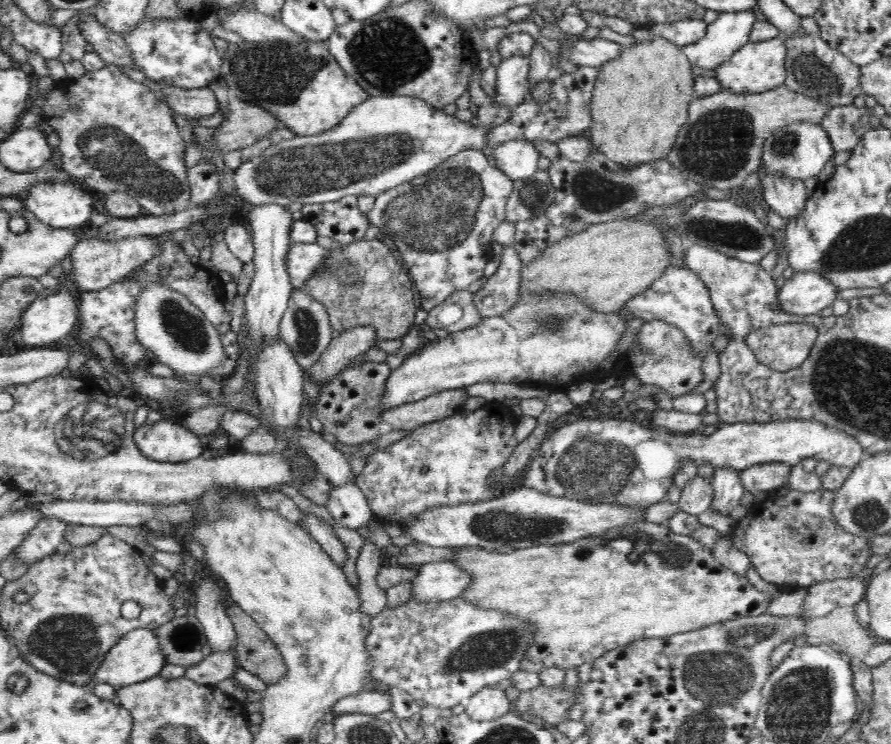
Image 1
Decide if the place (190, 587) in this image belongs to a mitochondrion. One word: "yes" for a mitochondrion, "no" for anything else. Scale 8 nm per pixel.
no

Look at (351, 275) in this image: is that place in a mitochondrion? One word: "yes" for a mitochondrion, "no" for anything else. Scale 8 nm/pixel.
yes

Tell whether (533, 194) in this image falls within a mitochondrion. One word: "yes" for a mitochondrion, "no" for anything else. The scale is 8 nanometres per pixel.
yes

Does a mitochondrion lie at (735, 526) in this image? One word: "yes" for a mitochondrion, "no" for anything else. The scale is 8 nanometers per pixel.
no

